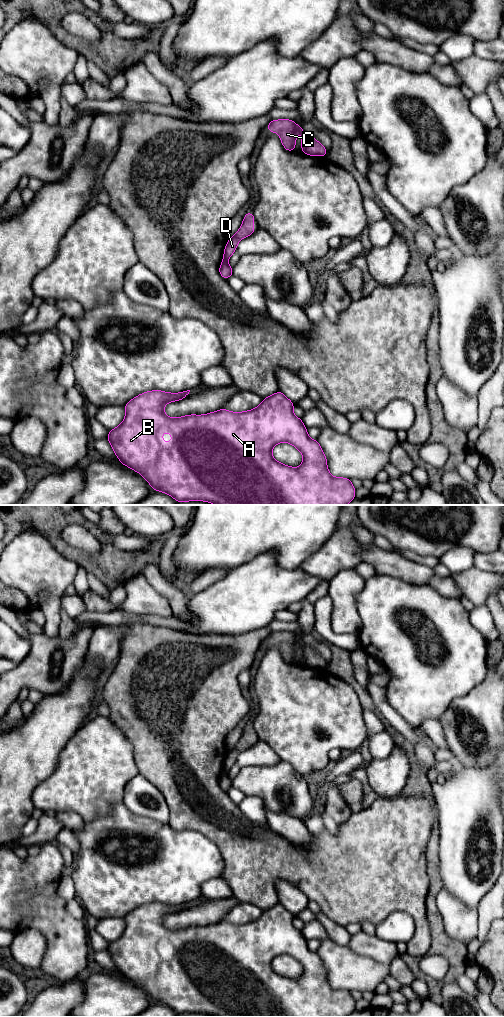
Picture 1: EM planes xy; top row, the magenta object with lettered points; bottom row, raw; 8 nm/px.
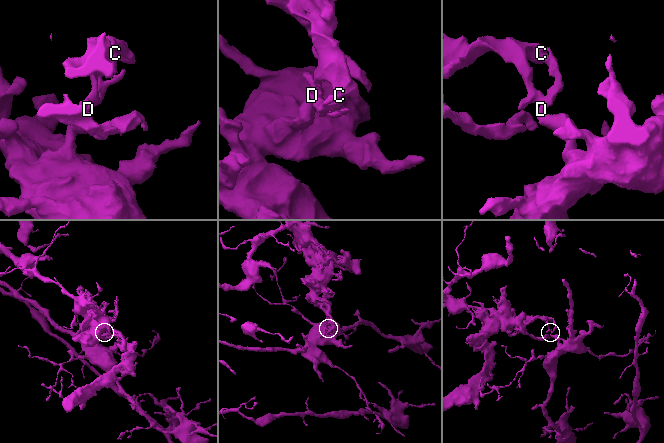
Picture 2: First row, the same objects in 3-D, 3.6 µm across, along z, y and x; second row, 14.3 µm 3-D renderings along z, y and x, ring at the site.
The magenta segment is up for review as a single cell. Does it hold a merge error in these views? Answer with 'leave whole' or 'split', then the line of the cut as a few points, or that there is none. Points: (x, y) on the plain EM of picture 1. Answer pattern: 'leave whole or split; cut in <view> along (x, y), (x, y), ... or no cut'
split; cut in xy along (222, 774), (226, 775)

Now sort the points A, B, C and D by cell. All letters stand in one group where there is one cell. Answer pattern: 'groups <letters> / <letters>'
groups A B / C D

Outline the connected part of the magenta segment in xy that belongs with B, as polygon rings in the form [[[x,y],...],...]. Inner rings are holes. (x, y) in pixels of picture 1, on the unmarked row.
[[[160,902],[148,903],[142,905],[132,912],[130,912],[124,919],[126,927],[123,934],[108,945],[107,952],[111,956],[114,965],[117,967],[119,973],[125,978],[140,985],[155,1003],[161,1003],[173,1009],[177,1014],[186,1013],[206,1013],[215,1017],[347,1017],[355,1011],[355,1000],[351,992],[347,990],[333,989],[327,980],[327,971],[322,963],[321,958],[317,952],[311,951],[307,946],[307,940],[304,938],[301,931],[296,929],[293,925],[294,915],[291,914],[280,903],[272,908],[264,910],[261,916],[255,921],[244,924],[231,924],[226,921],[204,926],[204,927],[186,927],[178,930],[170,930],[164,924],[164,918],[168,914],[174,914],[184,911],[190,902],[181,905],[168,905]],[[169,944],[172,947],[171,954],[164,954],[162,946]],[[278,955],[290,955],[296,959],[303,967],[303,974],[298,980],[290,979],[276,973],[272,968],[272,961]]]

